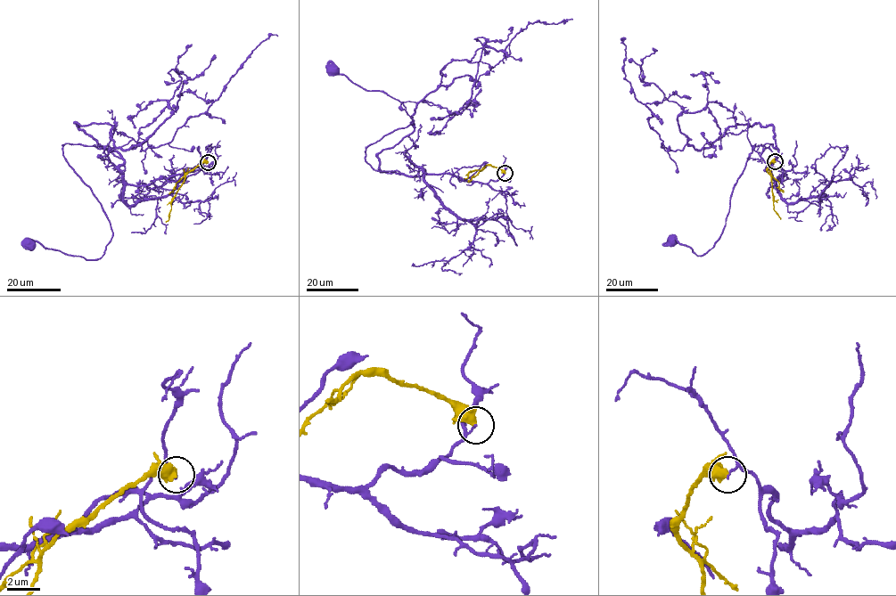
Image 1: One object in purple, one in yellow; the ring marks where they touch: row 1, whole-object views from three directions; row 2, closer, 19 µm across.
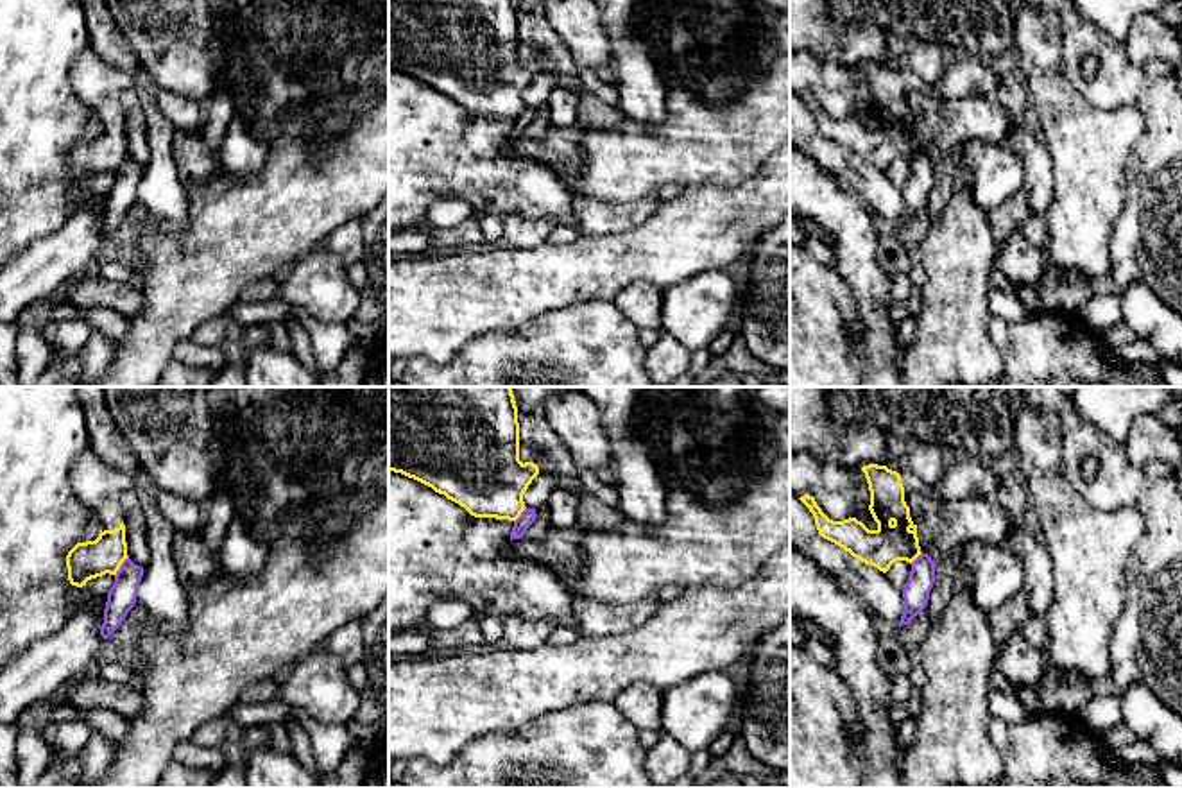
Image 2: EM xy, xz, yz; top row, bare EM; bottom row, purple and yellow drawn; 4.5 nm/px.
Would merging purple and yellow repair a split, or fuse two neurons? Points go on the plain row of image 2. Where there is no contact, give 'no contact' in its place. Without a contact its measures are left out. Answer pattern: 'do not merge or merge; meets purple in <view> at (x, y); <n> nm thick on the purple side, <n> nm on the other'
do not merge; meets purple in xy at (120, 165); 130 nm thick on the purple side, 170 nm on the other

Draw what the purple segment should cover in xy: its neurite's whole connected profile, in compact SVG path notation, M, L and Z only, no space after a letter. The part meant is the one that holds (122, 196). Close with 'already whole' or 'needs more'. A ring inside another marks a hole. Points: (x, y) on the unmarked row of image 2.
M127 156L116 170L115 183L107 192L104 222L100 226L104 238L122 224L127 211L134 206L141 176L143 167Z; already whole

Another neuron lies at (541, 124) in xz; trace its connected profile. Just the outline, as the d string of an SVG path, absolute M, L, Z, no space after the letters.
M548 104L546 106L541 106L541 107L535 107L535 120L527 127L525 131L525 138L528 140L541 140L552 127L550 124L550 109L548 109Z

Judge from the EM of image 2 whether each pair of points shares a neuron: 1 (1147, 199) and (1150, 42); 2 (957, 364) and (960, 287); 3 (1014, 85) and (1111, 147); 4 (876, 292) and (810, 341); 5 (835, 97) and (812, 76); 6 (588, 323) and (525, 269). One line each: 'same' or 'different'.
1: different
2: same
3: different
4: different
5: same
6: different

